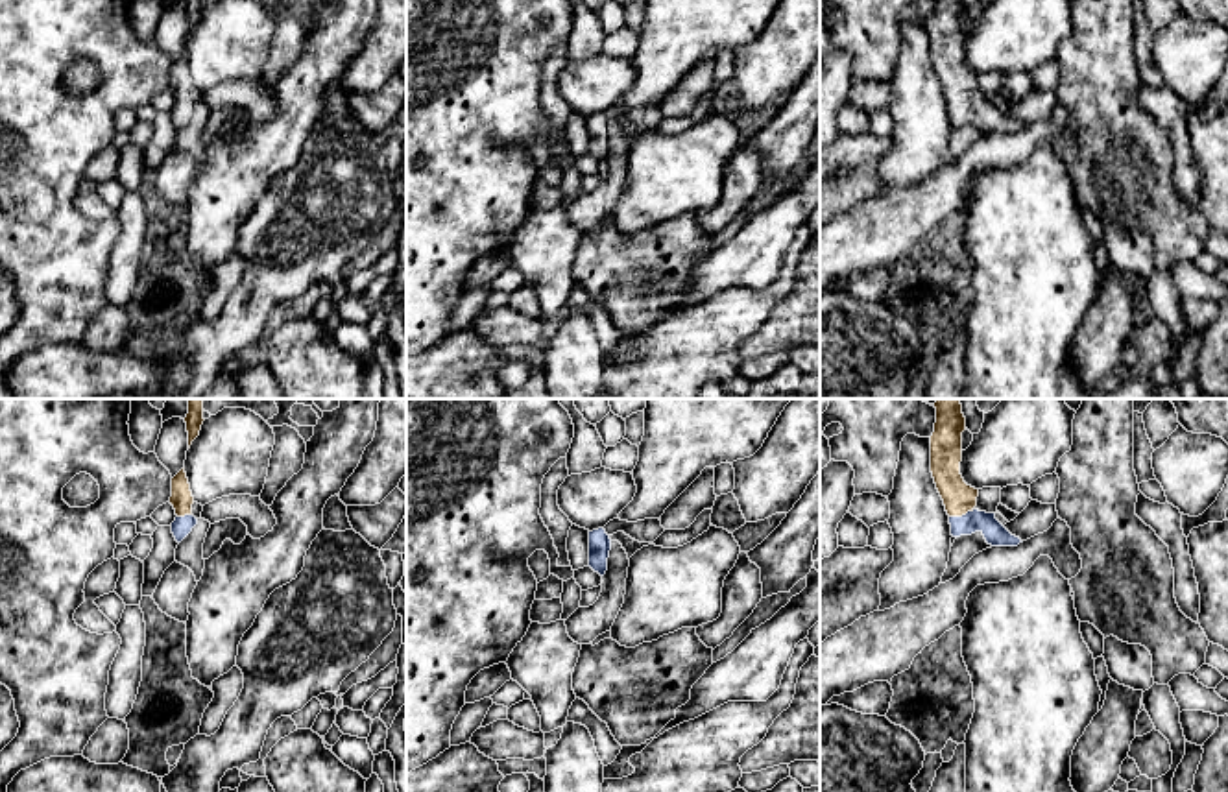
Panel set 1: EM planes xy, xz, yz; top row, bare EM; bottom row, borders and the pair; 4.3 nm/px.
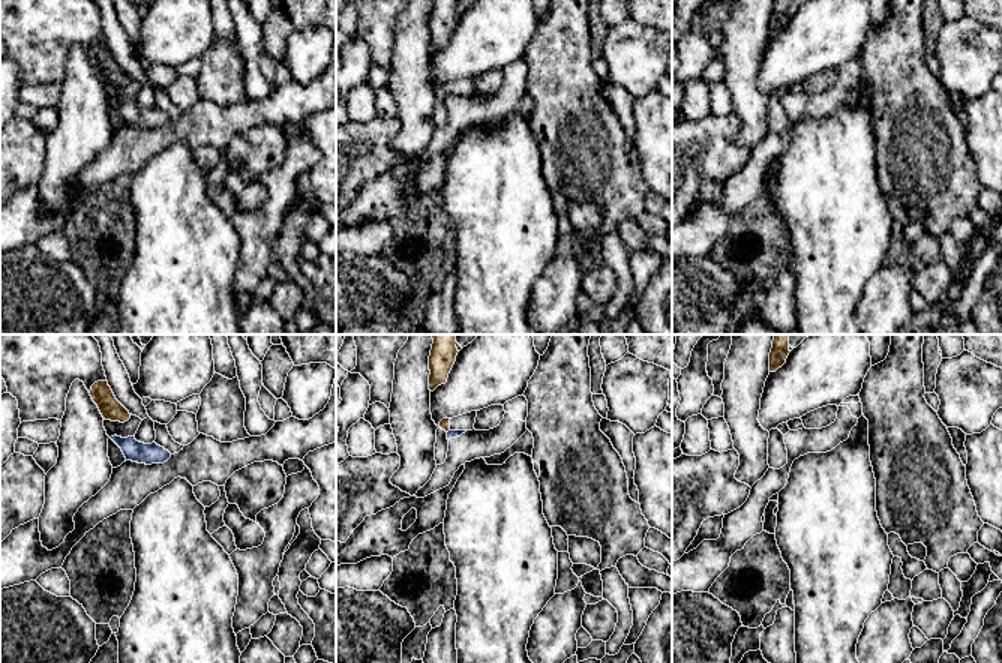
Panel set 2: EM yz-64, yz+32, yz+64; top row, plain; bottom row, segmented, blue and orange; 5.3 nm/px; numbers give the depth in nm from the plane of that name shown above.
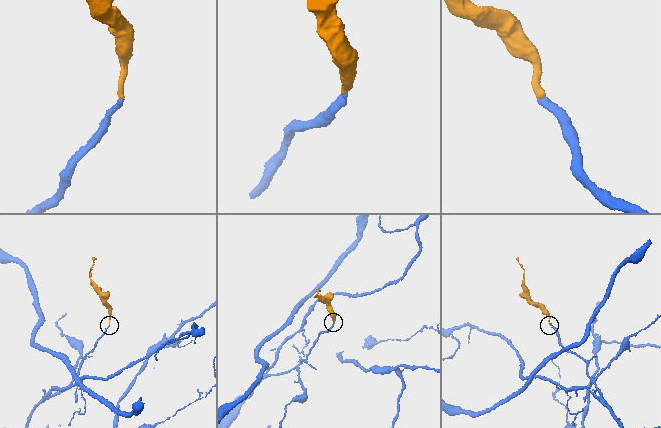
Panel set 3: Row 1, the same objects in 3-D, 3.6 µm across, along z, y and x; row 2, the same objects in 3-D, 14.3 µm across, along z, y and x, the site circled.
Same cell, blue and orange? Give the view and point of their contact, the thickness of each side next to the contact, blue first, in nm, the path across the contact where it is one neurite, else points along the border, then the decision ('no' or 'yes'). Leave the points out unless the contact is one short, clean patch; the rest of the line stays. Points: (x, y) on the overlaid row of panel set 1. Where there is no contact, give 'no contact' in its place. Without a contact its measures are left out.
meets blue in yz at (963, 516); 100 nm thick on the blue side, 140 nm on the other; runs through yz (996, 534), (963, 516), (959, 497); yes

